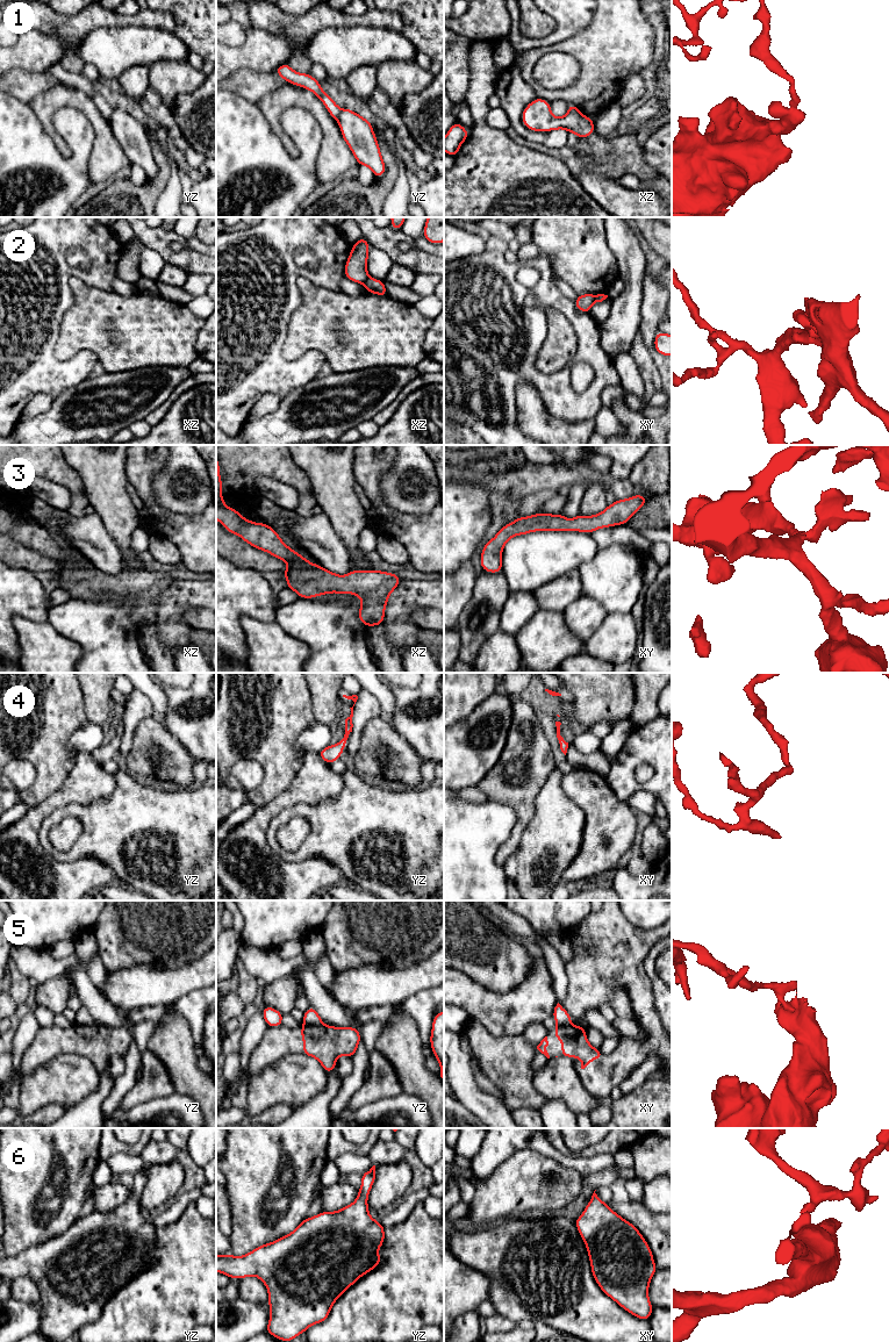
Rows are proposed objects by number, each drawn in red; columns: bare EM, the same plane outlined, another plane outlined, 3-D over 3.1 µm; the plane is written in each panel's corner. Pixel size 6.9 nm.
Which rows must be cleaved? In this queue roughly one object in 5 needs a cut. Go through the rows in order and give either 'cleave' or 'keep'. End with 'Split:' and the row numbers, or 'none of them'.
1: cleave
2: cleave
3: keep
4: keep
5: cleave
6: keep
Split: 1, 2, 5

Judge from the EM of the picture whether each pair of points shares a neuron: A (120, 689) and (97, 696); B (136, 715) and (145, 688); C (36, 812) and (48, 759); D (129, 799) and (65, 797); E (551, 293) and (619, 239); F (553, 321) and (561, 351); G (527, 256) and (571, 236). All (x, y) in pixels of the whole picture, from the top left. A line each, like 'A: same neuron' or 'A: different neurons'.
A: different neurons
B: different neurons
C: different neurons
D: different neurons
E: different neurons
F: same neuron
G: different neurons

